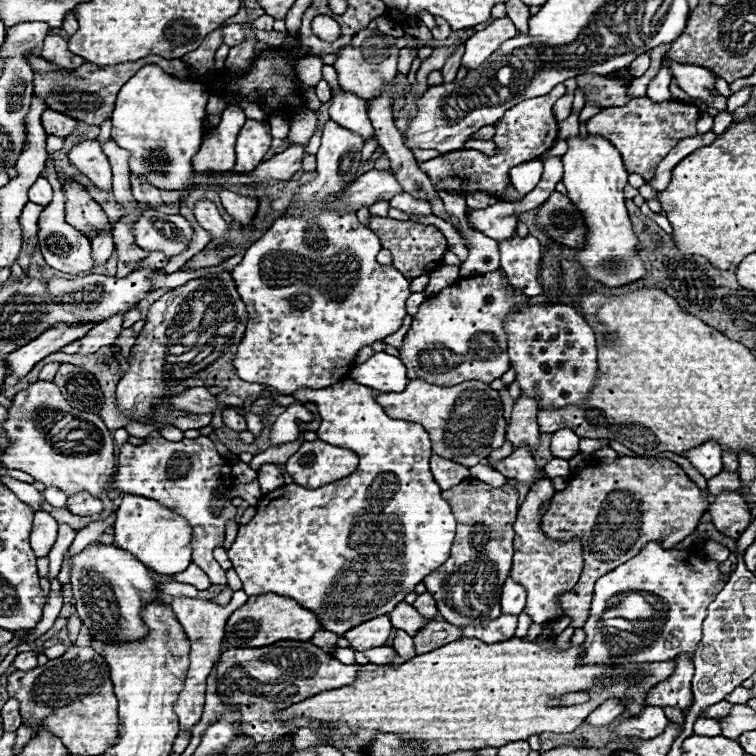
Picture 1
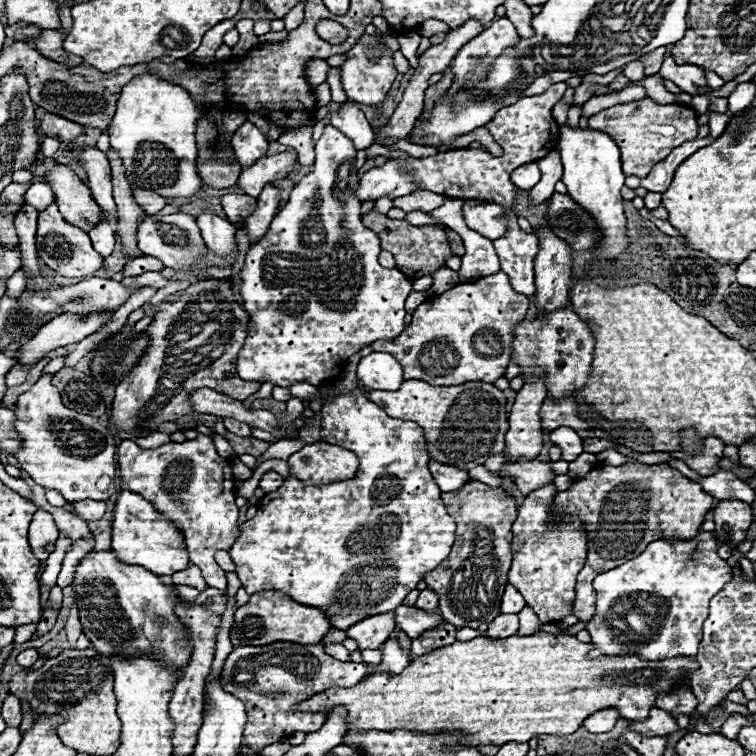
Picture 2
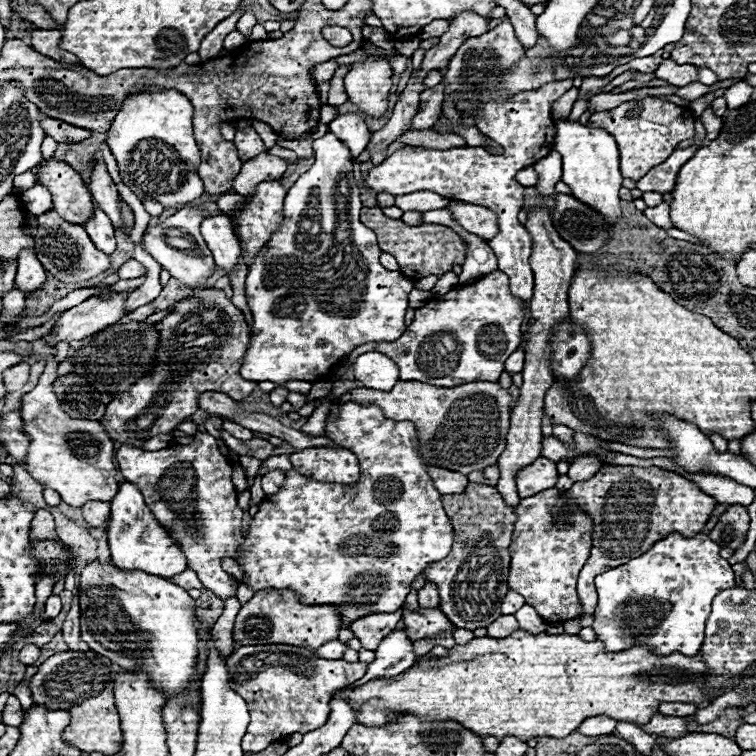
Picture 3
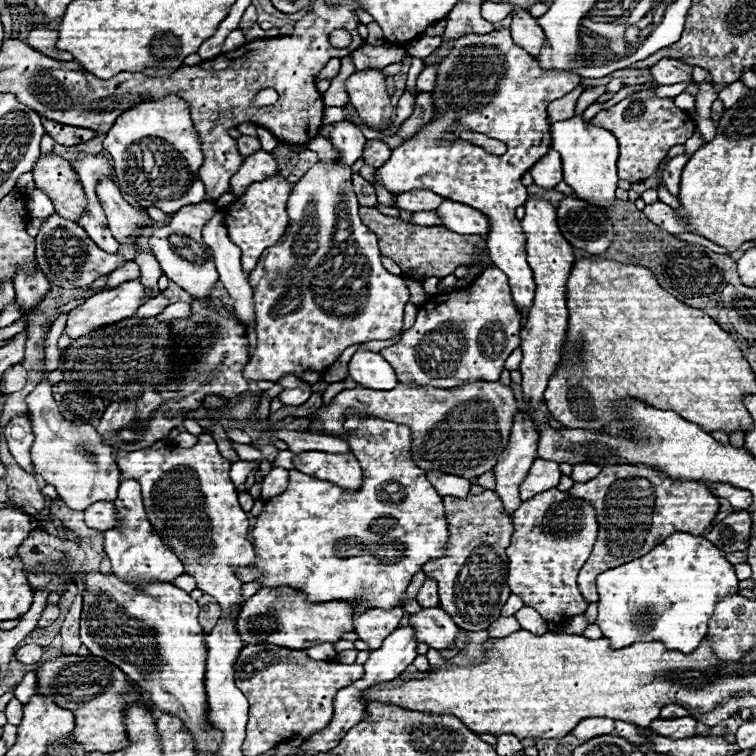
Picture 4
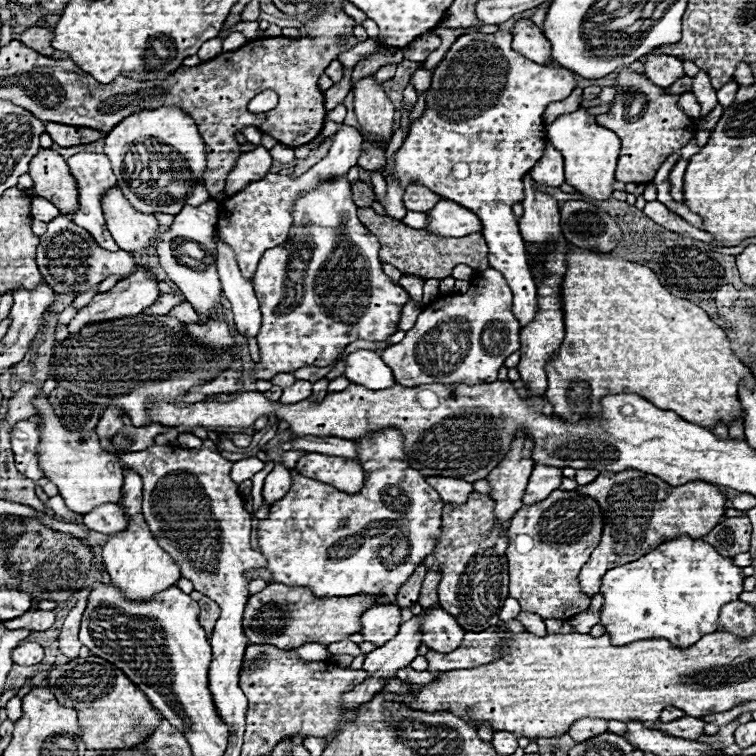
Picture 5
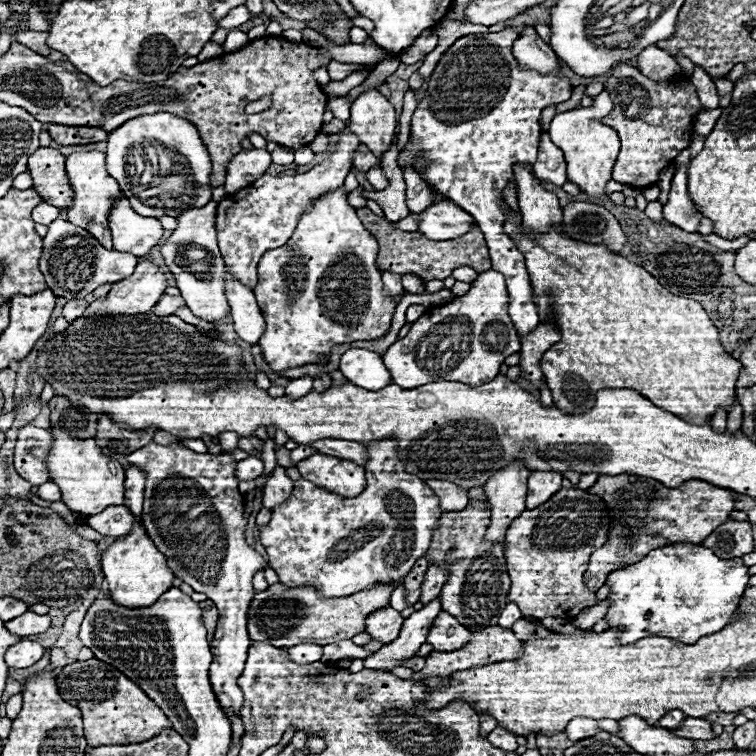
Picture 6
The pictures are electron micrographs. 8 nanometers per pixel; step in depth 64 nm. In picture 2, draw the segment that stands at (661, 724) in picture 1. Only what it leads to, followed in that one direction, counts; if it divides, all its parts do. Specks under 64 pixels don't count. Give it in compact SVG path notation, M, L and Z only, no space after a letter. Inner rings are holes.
M652 708L648 720L644 722L630 722L630 728L642 736L668 736L680 730L678 722L660 708Z

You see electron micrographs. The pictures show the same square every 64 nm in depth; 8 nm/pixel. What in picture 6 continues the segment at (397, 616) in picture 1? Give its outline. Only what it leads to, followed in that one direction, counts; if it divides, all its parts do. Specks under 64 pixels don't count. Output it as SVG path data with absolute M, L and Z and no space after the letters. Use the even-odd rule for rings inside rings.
M442 610L438 614L438 618L434 620L426 642L432 644L434 650L452 652L452 650L464 648L464 644L468 644L470 636L472 636L472 632L468 628L464 628L458 620L454 620L452 616L448 616L448 612Z

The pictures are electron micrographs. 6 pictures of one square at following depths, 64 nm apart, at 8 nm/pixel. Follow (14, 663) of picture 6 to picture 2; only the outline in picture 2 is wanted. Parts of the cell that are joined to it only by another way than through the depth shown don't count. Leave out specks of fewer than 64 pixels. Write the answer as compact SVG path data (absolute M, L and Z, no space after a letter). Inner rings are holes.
M34 648L22 650L22 652L18 654L18 658L16 658L16 662L18 662L20 666L24 666L24 668L30 668L30 666L32 666L36 660L38 660L38 652L36 652Z

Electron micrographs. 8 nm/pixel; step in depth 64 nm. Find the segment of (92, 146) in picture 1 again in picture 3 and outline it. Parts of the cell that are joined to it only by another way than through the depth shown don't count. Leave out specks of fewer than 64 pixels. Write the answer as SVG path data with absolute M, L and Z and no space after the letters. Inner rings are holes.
M96 156L96 160L98 160L98 164L96 164L96 170L92 174L92 182L90 182L92 198L108 214L114 230L122 232L124 220L122 220L122 212L120 212L120 196L118 196L118 190L116 190L116 184L108 176L104 160L100 156Z

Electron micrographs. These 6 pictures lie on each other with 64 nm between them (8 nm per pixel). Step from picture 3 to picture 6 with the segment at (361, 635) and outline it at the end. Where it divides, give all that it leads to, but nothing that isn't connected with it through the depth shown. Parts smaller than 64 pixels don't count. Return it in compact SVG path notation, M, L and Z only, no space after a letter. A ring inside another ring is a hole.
M382 608L366 618L366 632L372 636L372 640L388 644L400 634L402 622L404 618L400 616L400 612L396 612L394 608Z

